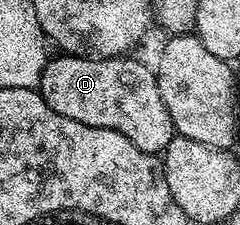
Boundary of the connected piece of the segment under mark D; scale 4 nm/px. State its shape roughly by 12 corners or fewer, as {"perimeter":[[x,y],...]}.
{"perimeter":[[57,55],[43,101],[131,145],[175,137],[157,72],[133,57]]}

